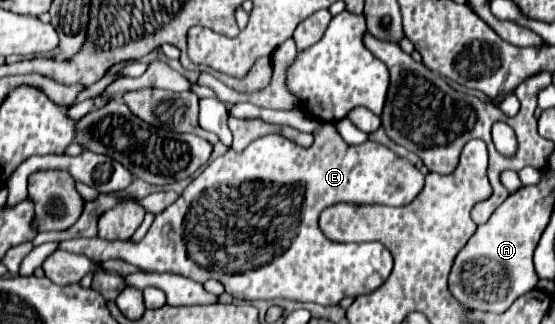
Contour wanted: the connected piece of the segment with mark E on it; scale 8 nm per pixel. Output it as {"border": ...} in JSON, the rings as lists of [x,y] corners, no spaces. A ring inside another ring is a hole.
{"border":[[[323,123],[323,127],[319,127],[315,131],[315,141],[311,147],[299,147],[293,141],[281,137],[281,135],[265,135],[259,137],[257,141],[253,141],[249,147],[245,147],[241,153],[235,153],[233,149],[229,149],[225,155],[217,157],[215,161],[211,161],[189,185],[187,189],[179,195],[179,199],[169,205],[167,209],[163,209],[161,213],[155,215],[153,225],[149,227],[149,231],[145,233],[145,237],[139,243],[129,243],[129,241],[119,241],[119,243],[109,243],[107,239],[101,237],[93,237],[93,239],[85,239],[85,237],[77,237],[77,239],[67,239],[61,243],[59,249],[69,251],[69,253],[81,253],[87,255],[91,261],[109,261],[109,259],[121,259],[127,261],[135,267],[139,267],[141,271],[155,271],[155,273],[177,273],[183,275],[187,279],[193,279],[197,283],[205,283],[207,279],[217,279],[219,283],[225,285],[225,291],[237,299],[293,299],[293,301],[303,301],[303,303],[317,303],[317,305],[339,305],[341,299],[345,297],[359,297],[365,295],[369,291],[375,291],[381,283],[385,283],[385,279],[389,277],[391,269],[393,269],[393,257],[389,253],[389,249],[385,249],[385,245],[381,243],[337,243],[327,239],[321,229],[319,229],[319,213],[323,209],[327,209],[333,203],[339,201],[353,201],[353,203],[383,203],[383,205],[393,205],[393,207],[401,207],[405,203],[411,203],[417,197],[417,191],[421,191],[421,185],[425,181],[423,173],[409,163],[405,157],[399,157],[397,153],[393,153],[391,149],[387,149],[381,143],[375,141],[365,141],[361,145],[347,145],[343,141],[343,137],[339,135],[335,123]]]}

